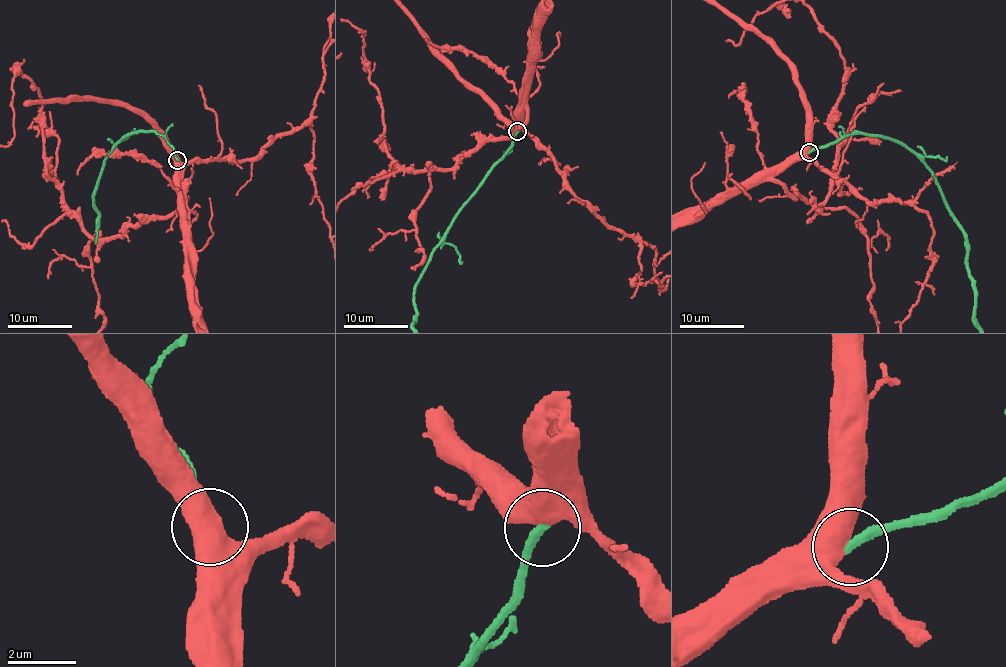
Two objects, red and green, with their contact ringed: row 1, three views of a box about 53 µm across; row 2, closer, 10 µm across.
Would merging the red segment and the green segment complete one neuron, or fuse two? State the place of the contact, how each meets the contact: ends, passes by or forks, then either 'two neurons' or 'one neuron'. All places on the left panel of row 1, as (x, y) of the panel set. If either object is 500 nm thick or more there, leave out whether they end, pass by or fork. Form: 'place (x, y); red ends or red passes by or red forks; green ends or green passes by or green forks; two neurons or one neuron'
place (177, 160); one neuron

